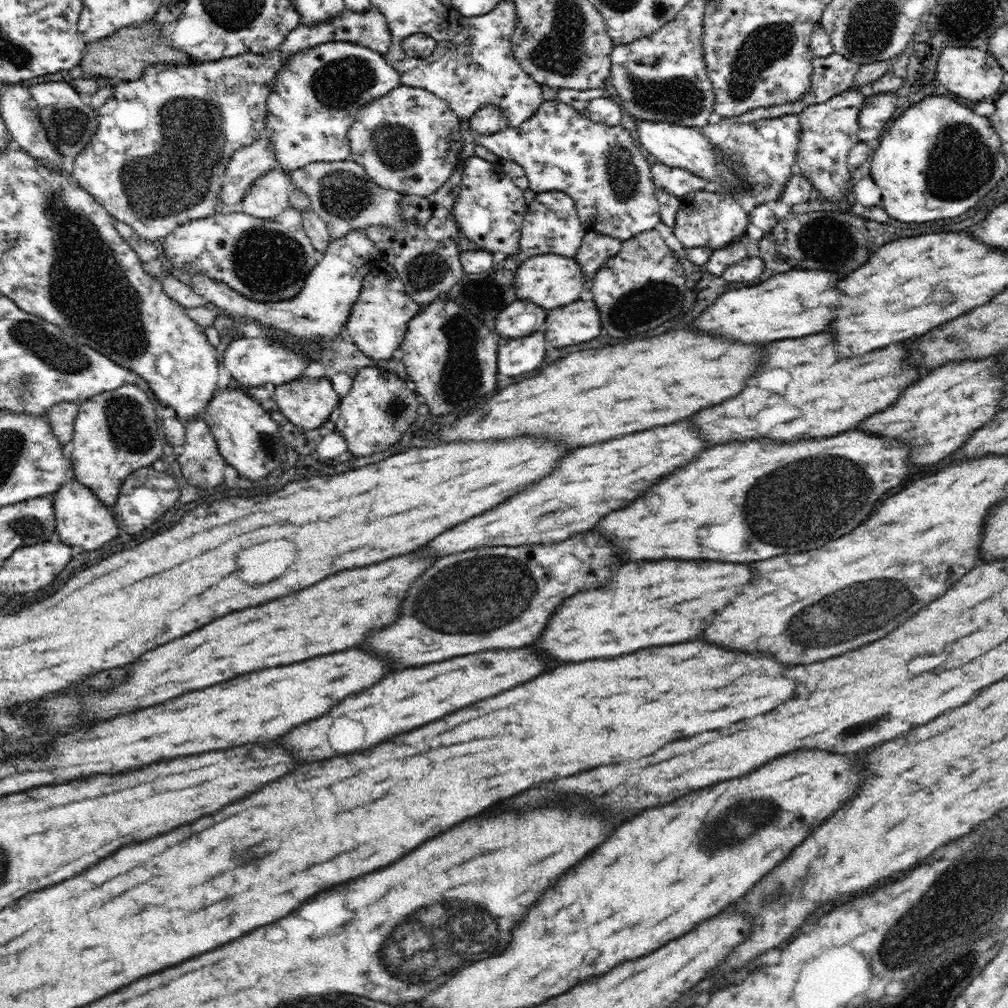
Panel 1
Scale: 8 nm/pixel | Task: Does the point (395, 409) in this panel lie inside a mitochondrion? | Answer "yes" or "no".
yes

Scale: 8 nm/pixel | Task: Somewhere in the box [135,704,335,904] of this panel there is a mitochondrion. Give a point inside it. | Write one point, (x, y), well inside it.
(244, 858)

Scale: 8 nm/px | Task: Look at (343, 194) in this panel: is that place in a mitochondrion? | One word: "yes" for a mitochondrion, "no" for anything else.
yes

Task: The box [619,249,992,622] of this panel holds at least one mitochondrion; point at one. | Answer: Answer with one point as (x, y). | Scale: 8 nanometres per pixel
(778, 512)

